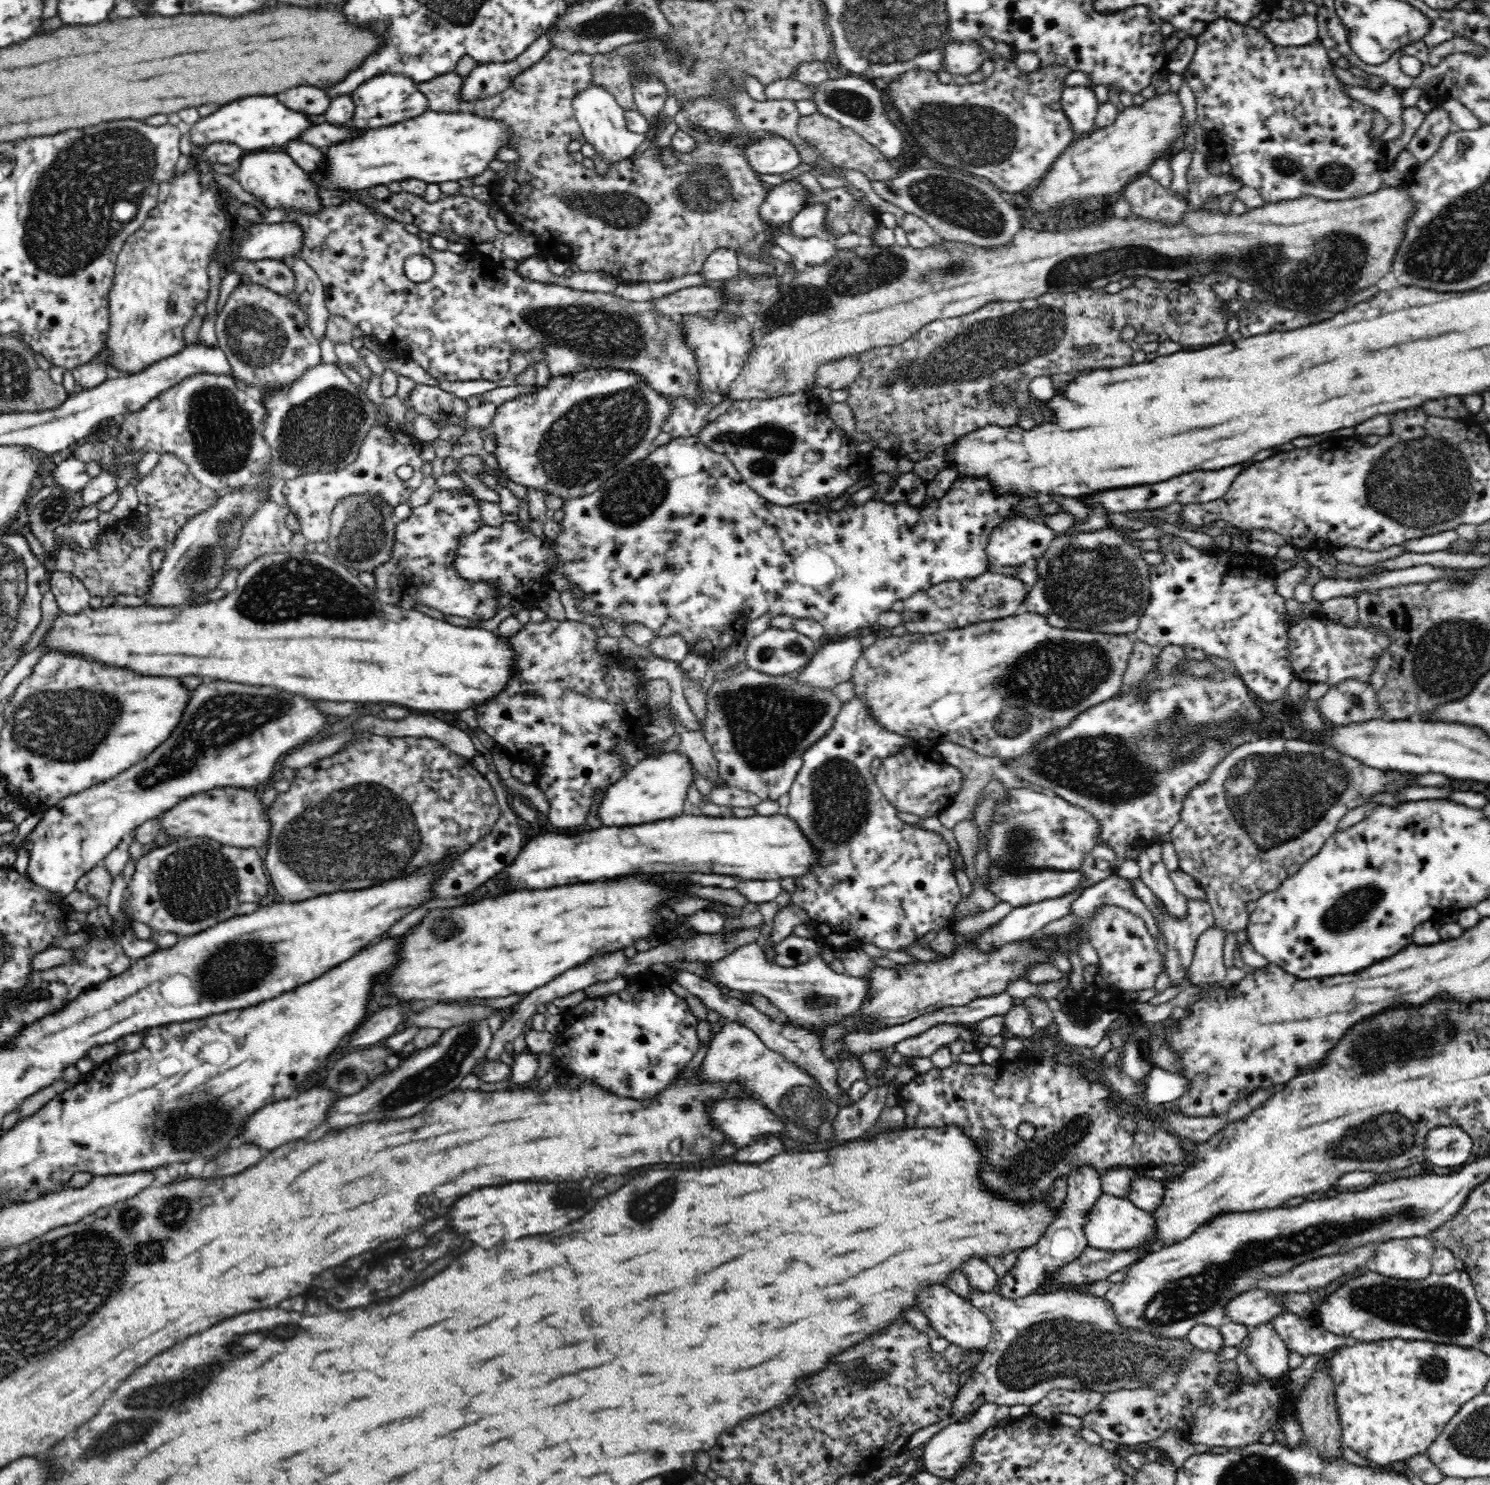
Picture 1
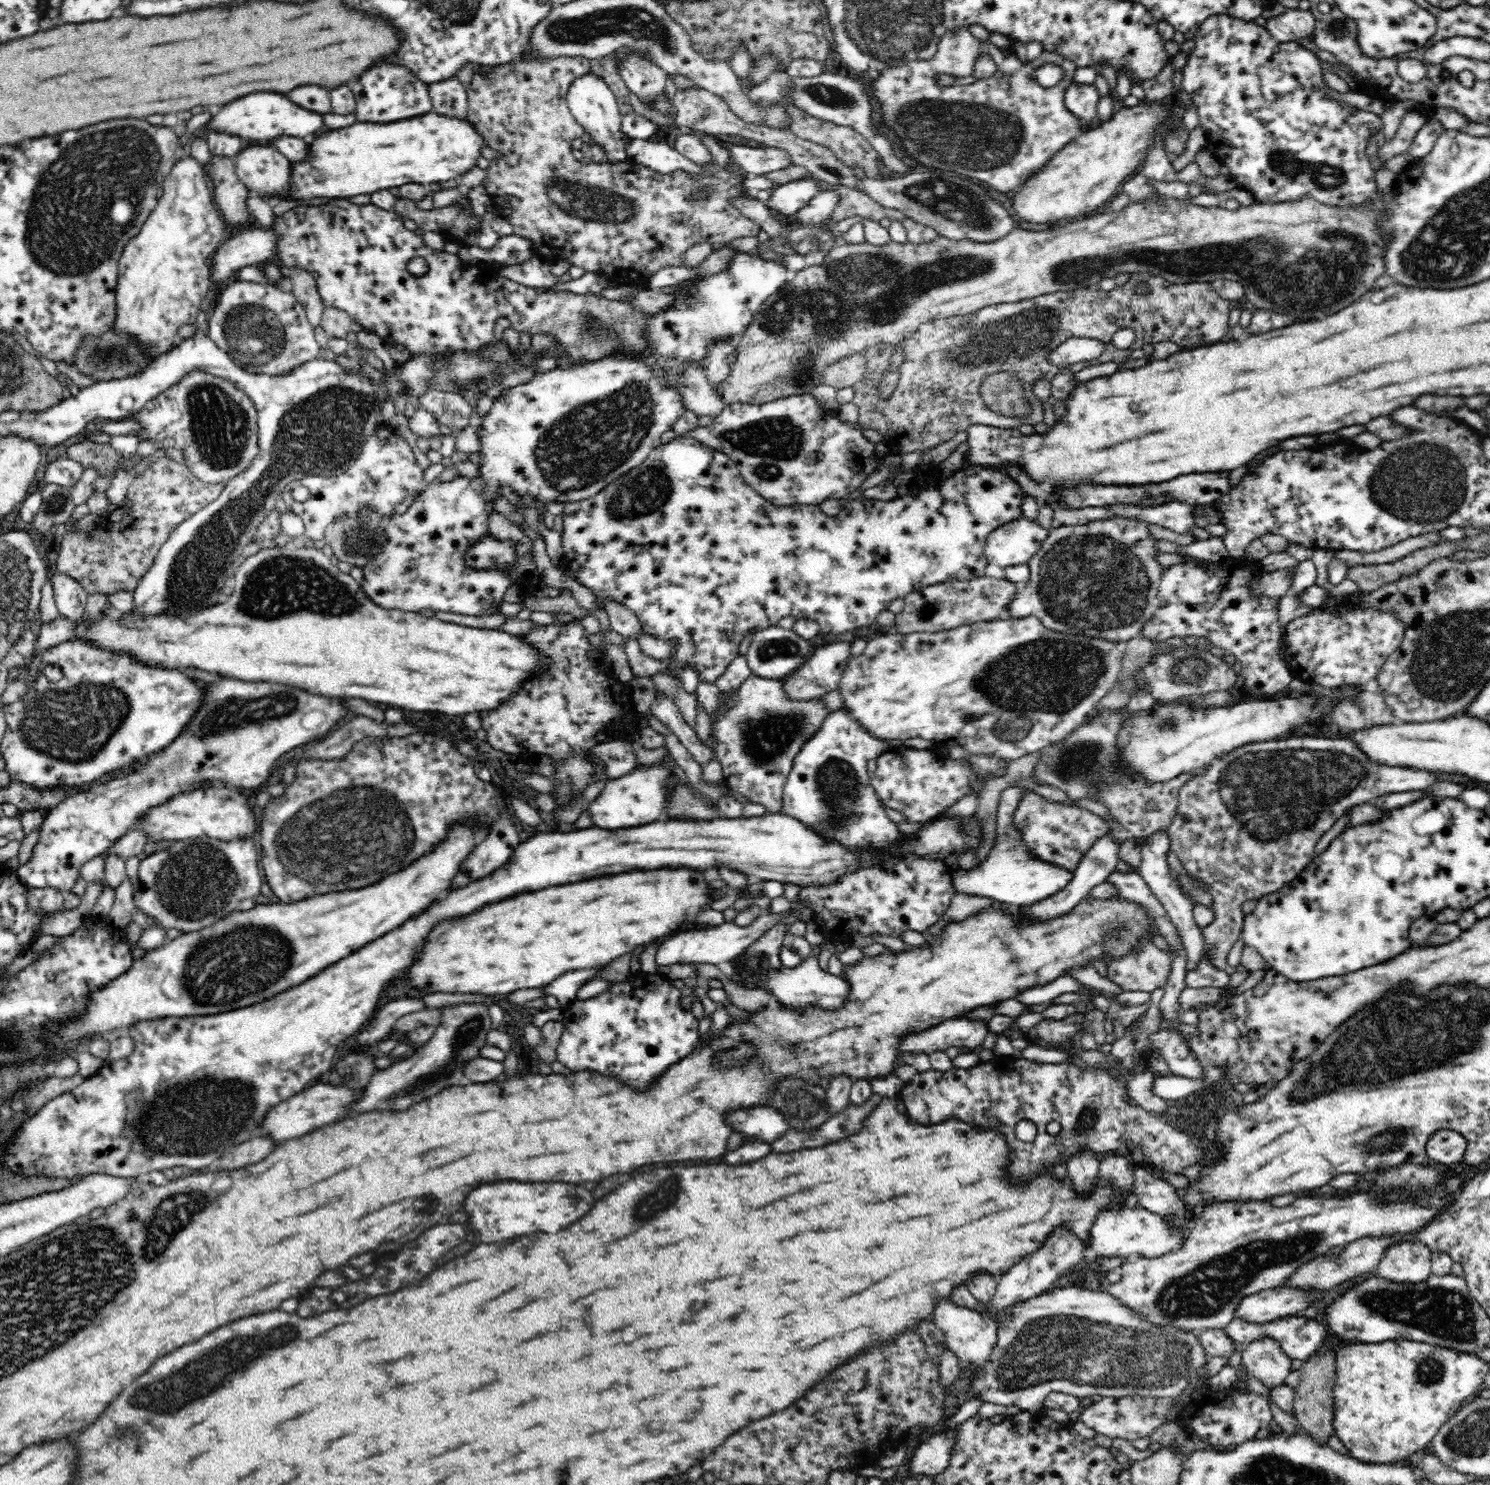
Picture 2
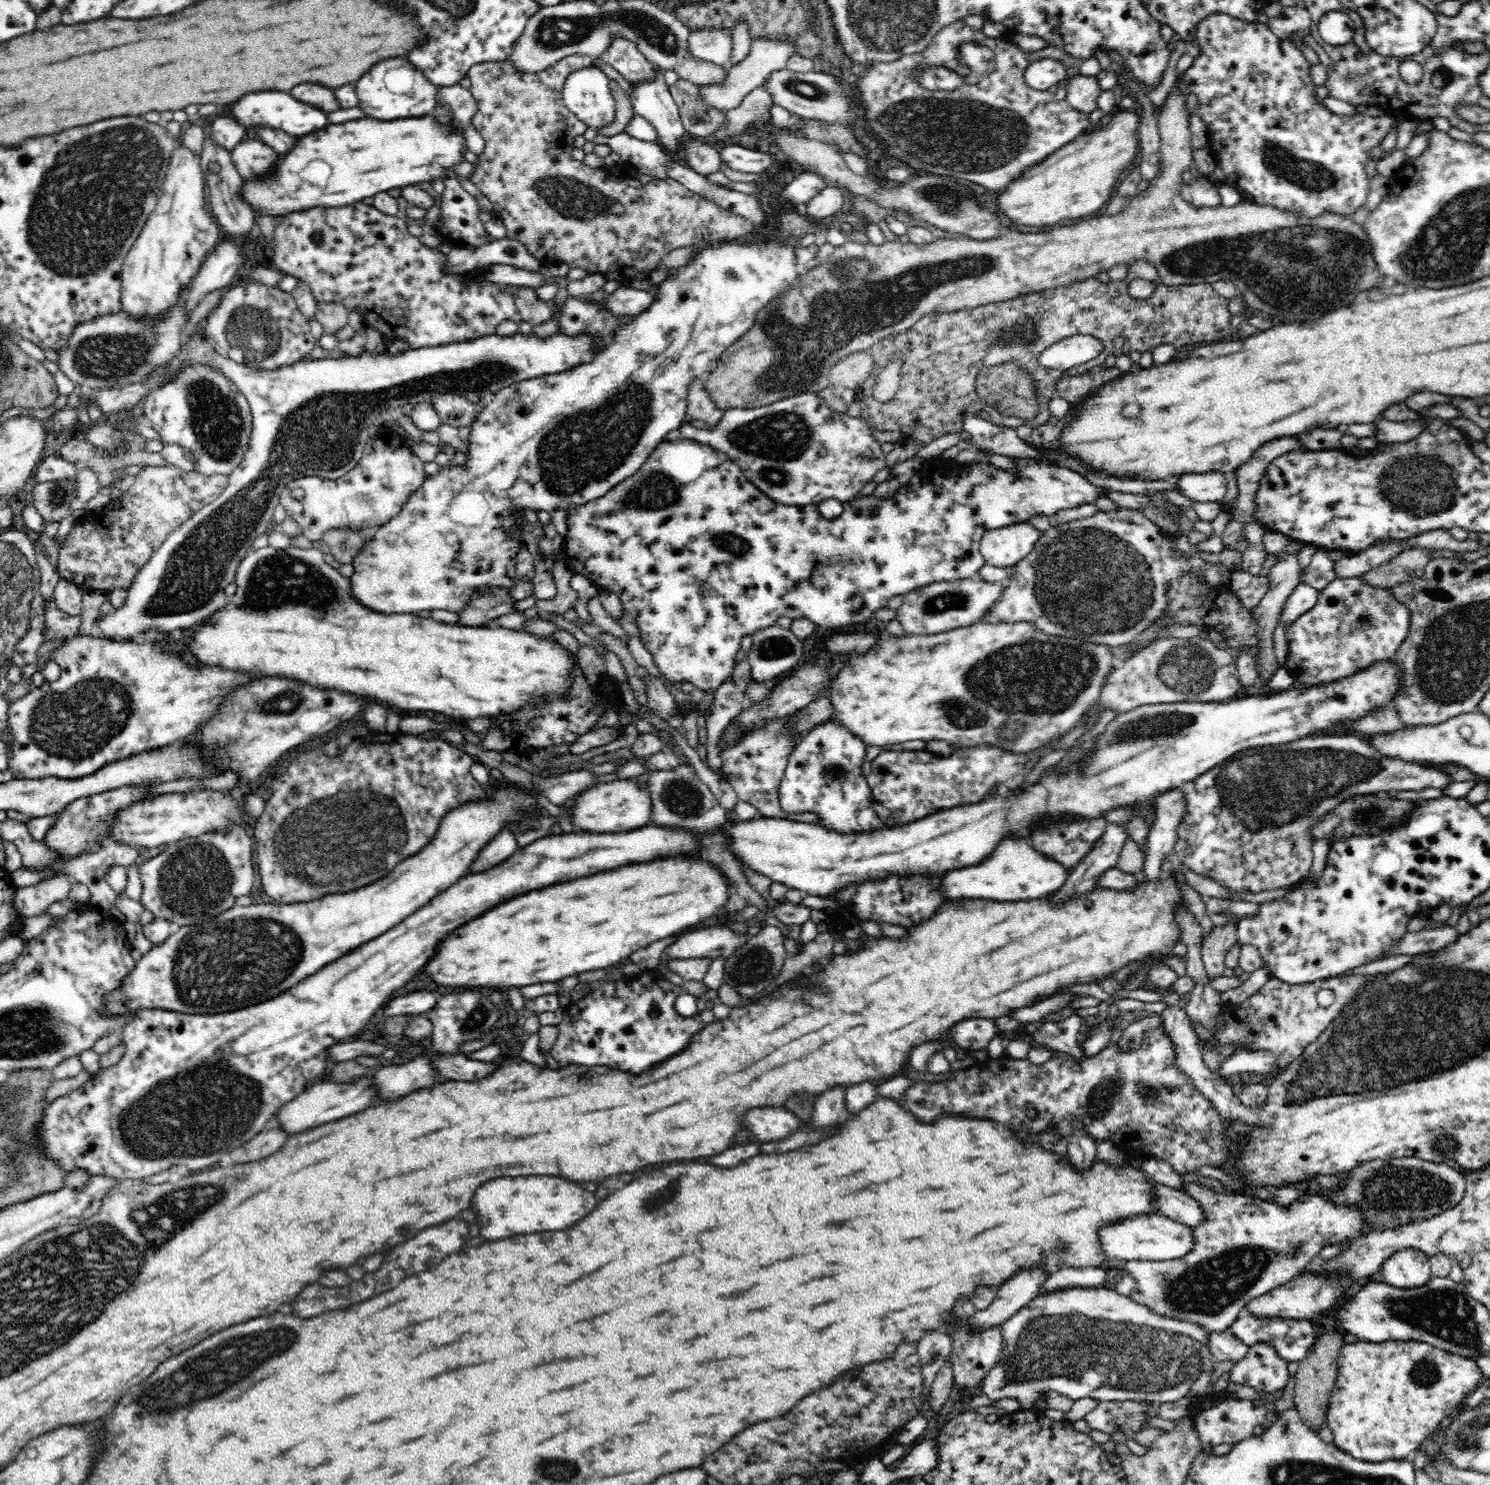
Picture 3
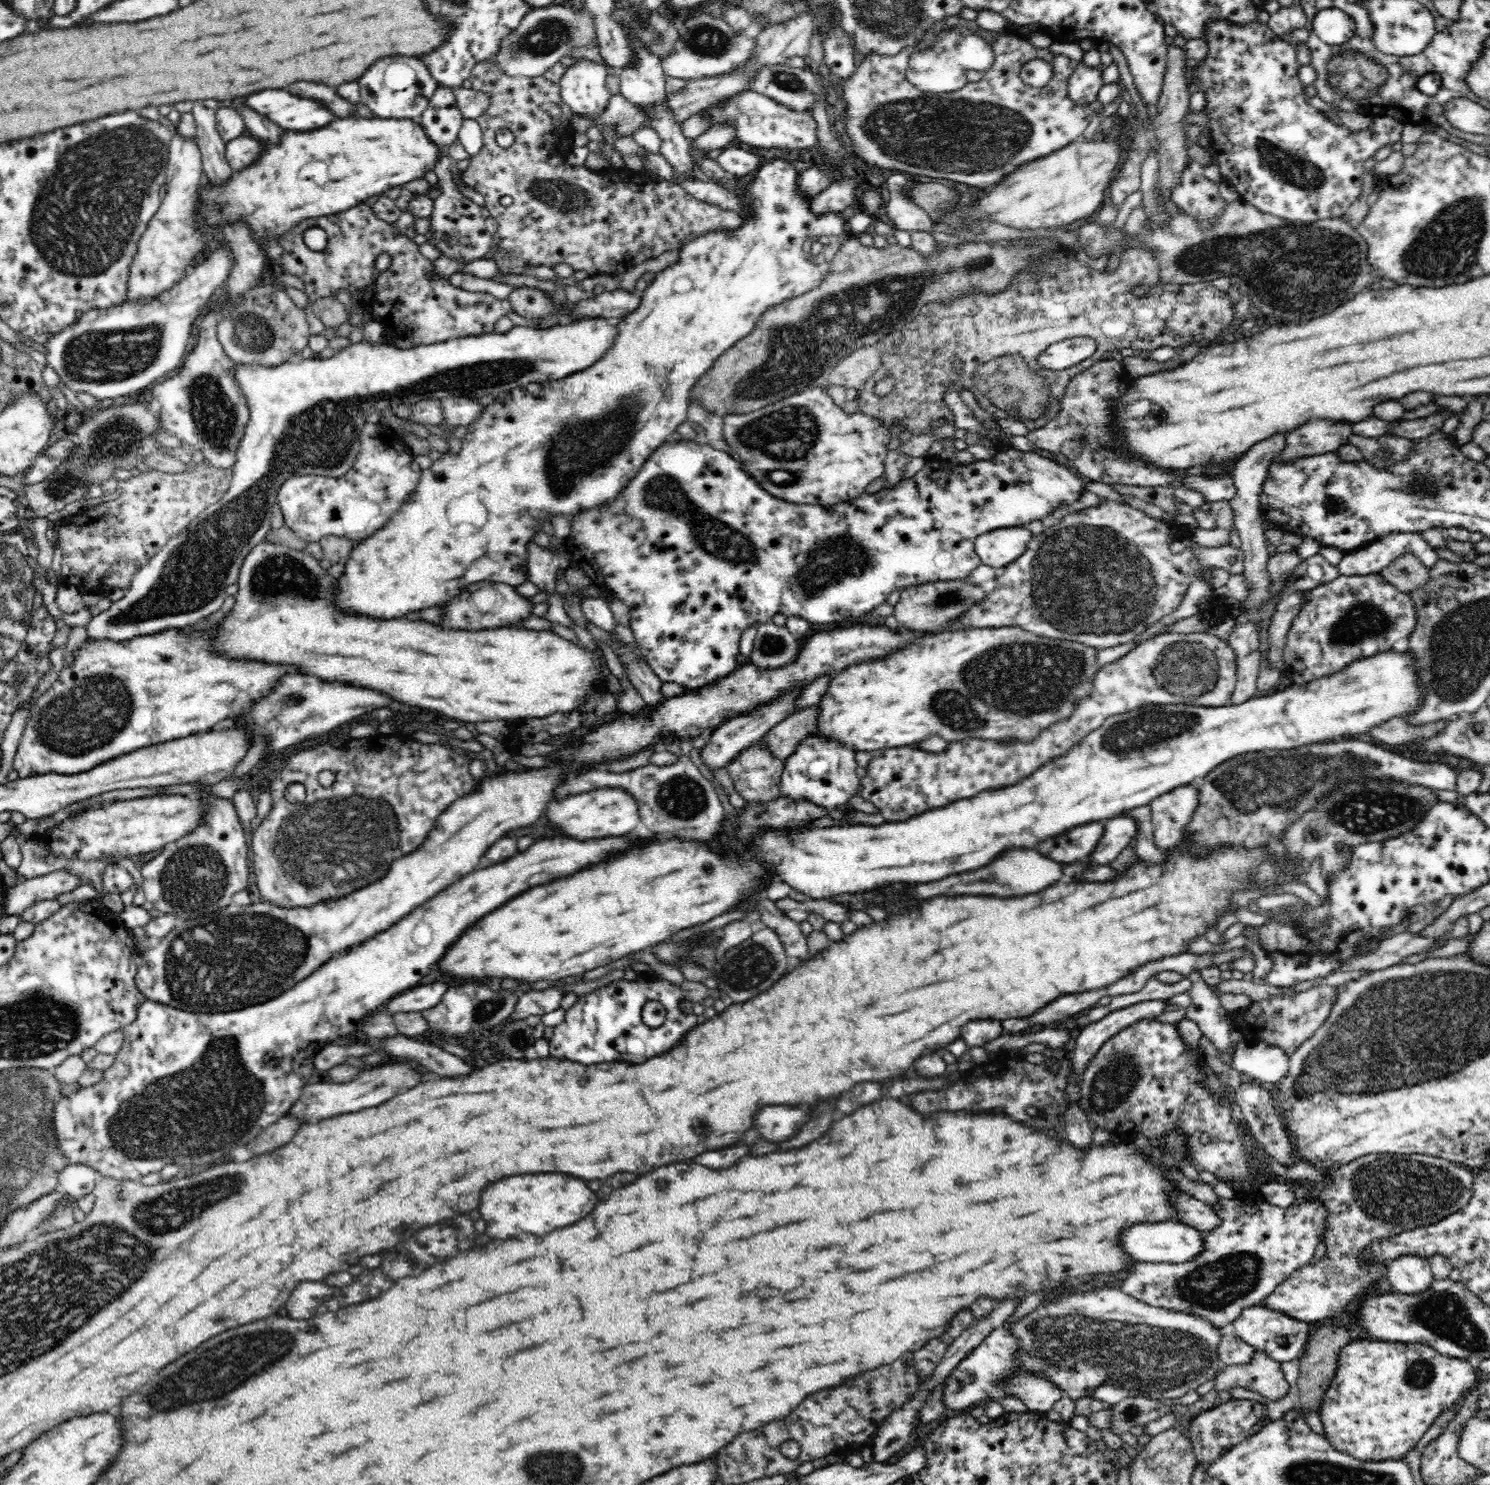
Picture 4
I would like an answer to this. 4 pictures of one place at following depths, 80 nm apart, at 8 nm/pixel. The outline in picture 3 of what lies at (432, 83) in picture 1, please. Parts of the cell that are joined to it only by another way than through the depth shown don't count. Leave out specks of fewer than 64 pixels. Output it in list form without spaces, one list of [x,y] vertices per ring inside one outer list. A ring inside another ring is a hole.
[[[460,83],[439,88],[437,102],[451,106],[451,113],[461,127],[471,124],[472,117],[479,111],[475,96]]]

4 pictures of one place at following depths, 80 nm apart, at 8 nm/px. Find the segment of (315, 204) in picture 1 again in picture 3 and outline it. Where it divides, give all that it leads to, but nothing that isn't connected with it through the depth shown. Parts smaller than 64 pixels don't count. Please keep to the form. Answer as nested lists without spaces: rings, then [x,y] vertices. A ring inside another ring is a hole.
[[[251,136],[240,140],[229,153],[242,178],[266,176],[274,166],[277,154],[271,146]]]

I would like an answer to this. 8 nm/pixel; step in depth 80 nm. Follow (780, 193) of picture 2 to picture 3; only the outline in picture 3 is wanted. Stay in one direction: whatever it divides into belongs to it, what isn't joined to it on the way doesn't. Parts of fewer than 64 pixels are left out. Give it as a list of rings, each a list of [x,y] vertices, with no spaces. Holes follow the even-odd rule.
[[[797,171],[794,179],[780,190],[786,203],[794,204],[794,207],[804,207],[812,198],[828,184],[815,172]]]

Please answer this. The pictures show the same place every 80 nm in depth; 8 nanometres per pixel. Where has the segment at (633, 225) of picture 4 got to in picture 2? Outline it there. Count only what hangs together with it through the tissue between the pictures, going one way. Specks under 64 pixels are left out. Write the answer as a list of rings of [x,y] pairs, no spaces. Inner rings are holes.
[[[582,56],[572,57],[558,57],[552,60],[546,59],[545,61],[522,61],[514,60],[512,62],[485,66],[485,65],[473,65],[472,78],[469,87],[466,87],[469,111],[467,120],[472,123],[474,129],[480,133],[484,144],[489,146],[492,150],[498,153],[498,156],[489,160],[489,165],[485,168],[485,178],[481,181],[481,184],[490,200],[494,204],[496,212],[499,212],[506,221],[512,225],[513,235],[526,238],[532,242],[534,247],[534,253],[539,258],[542,258],[546,262],[553,262],[558,260],[565,260],[572,266],[583,268],[586,273],[594,272],[597,274],[603,274],[610,281],[614,282],[616,274],[626,274],[626,270],[634,270],[638,274],[654,274],[660,269],[676,266],[680,267],[682,264],[682,254],[686,252],[687,248],[700,244],[702,242],[708,242],[708,244],[728,243],[732,242],[736,238],[742,238],[746,236],[763,236],[760,226],[757,226],[754,221],[745,218],[734,206],[729,199],[738,197],[740,194],[750,195],[751,193],[745,193],[742,189],[742,177],[740,177],[740,167],[738,164],[731,164],[729,162],[729,169],[726,171],[716,163],[712,163],[708,170],[714,172],[712,177],[700,177],[698,175],[690,179],[690,175],[686,171],[677,170],[668,174],[662,174],[658,171],[648,169],[648,167],[636,163],[634,160],[624,160],[617,163],[582,163],[577,161],[572,155],[572,141],[575,138],[580,138],[585,132],[585,128],[577,122],[575,116],[570,112],[568,105],[566,104],[566,92],[568,92],[568,86],[572,82],[572,78],[578,78],[578,76],[584,76],[586,72],[590,71],[591,60]]]

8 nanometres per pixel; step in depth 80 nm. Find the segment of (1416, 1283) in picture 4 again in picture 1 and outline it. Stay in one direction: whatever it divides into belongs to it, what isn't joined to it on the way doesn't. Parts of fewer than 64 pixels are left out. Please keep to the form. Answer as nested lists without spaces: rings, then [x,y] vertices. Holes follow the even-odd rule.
[[[1426,1237],[1391,1239],[1377,1244],[1371,1269],[1388,1278],[1419,1281],[1432,1273],[1434,1241]]]

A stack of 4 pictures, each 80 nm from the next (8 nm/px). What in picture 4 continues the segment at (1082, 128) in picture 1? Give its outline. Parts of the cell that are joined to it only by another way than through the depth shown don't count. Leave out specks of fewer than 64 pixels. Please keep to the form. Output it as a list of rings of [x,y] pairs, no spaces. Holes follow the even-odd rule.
[[[1082,58],[1068,79],[1067,89],[1074,102],[1089,105],[1097,99],[1101,85],[1102,68],[1086,65]]]

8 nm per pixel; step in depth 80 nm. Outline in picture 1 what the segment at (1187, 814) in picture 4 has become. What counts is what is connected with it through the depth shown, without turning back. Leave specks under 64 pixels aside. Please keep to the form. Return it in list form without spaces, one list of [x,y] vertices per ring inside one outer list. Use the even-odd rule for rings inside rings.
[[[1164,839],[1152,842],[1142,848],[1137,864],[1139,878],[1159,898],[1167,913],[1174,919],[1183,921],[1187,915],[1189,900],[1176,889],[1162,858]]]

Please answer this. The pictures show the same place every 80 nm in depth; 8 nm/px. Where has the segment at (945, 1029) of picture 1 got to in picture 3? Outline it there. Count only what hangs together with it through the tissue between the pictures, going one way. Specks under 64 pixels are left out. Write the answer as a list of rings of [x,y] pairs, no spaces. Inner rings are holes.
[[[972,1018],[958,1022],[950,1034],[949,1042],[956,1042],[961,1048],[986,1049],[990,1040],[998,1036],[1000,1030],[996,1026],[994,1019],[989,1018]]]

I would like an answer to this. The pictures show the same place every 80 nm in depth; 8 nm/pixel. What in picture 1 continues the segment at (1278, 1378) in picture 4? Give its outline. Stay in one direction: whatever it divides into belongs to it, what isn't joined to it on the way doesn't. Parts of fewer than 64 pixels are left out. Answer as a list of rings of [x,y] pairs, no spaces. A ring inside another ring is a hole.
[[[1271,1322],[1252,1328],[1245,1355],[1258,1374],[1266,1379],[1284,1378],[1291,1369],[1286,1343],[1272,1329]]]

